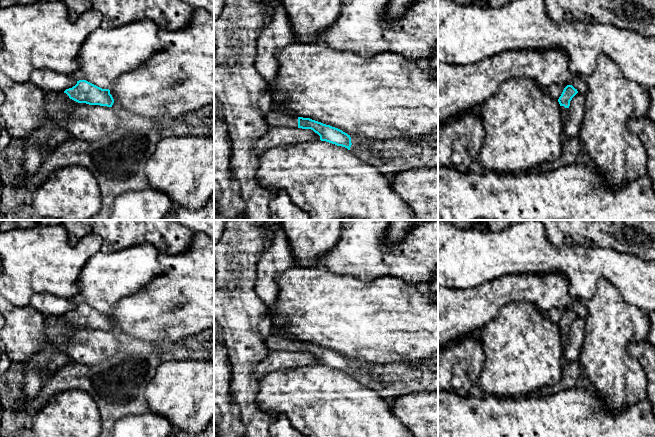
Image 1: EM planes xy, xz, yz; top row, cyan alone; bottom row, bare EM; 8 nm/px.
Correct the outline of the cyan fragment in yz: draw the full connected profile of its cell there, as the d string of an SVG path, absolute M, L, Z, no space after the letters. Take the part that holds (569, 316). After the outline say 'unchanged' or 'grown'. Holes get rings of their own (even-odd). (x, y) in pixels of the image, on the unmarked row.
M567 309L558 323L560 328L561 344L563 347L567 344L568 341L570 325L577 317L577 313L575 313L572 309Z | grown

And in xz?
M271 334L266 339L265 345L269 351L284 350L286 352L311 353L320 360L321 365L342 370L348 374L350 374L352 369L351 361L347 357L310 342L296 341L294 339L282 338Z | grown

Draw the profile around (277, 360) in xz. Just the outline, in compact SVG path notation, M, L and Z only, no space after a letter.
M272 350L268 356L256 366L256 379L260 381L263 376L289 368L319 365L320 360L311 353L286 352Z

